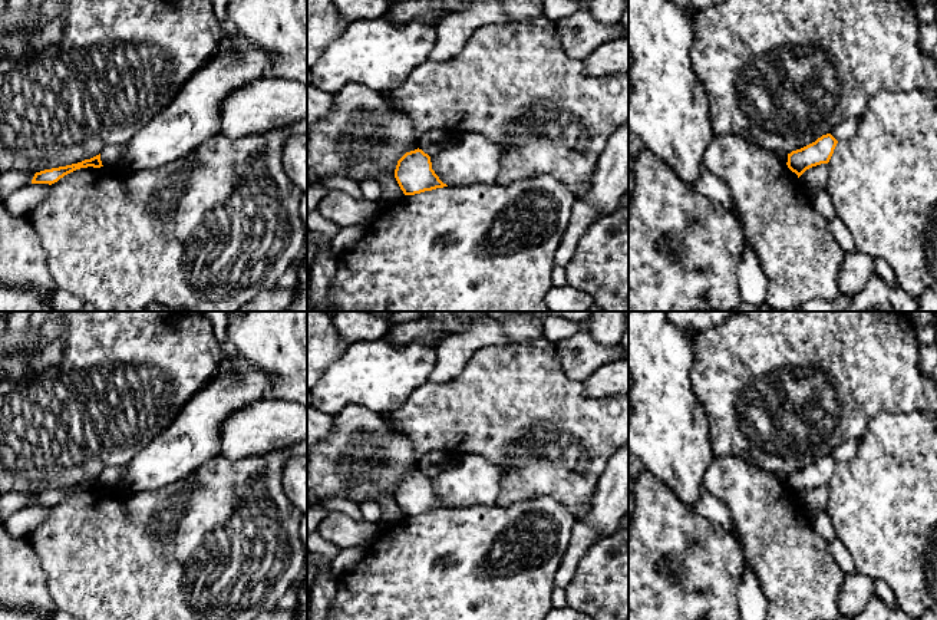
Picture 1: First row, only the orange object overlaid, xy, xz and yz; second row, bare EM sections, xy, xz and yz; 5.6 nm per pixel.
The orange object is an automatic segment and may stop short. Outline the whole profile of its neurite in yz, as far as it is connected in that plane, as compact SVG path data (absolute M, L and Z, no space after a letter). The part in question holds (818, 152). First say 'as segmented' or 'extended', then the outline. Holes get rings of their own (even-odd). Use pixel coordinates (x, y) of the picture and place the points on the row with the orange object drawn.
as segmented | M822 135L815 142L792 151L788 154L788 168L798 175L798 178L809 168L828 164L838 141L831 135Z

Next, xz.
as segmented | M419 148L397 161L395 178L405 195L448 187L432 169L430 156Z

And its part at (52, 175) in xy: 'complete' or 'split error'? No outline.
complete

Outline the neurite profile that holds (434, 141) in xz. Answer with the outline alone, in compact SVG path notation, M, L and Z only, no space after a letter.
M435 128L428 131L419 141L418 148L422 149L429 156L436 155L438 152L443 151L449 145L455 142L455 138L451 132Z

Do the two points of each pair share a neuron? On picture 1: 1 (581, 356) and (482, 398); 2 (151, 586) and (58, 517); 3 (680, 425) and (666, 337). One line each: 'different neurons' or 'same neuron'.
1: different neurons
2: same neuron
3: same neuron

